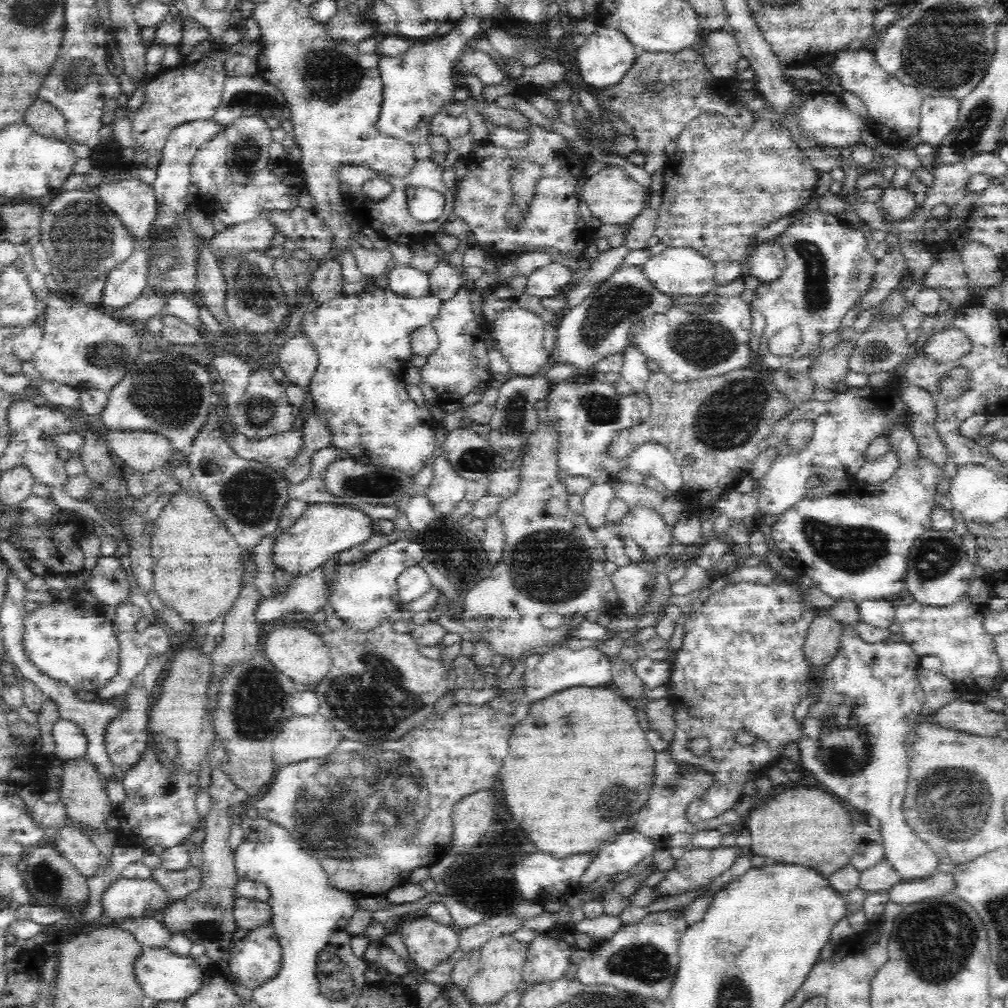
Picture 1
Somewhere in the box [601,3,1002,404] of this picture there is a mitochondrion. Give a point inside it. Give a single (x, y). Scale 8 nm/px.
(950, 70)

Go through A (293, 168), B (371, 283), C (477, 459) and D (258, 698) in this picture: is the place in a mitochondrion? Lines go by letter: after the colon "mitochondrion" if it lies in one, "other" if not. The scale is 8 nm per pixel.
A: other
B: other
C: mitochondrion
D: mitochondrion

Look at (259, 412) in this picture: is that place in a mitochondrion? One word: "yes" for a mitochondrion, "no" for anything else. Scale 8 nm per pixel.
yes

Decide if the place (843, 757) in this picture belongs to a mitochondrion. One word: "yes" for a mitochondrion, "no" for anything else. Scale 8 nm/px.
yes

